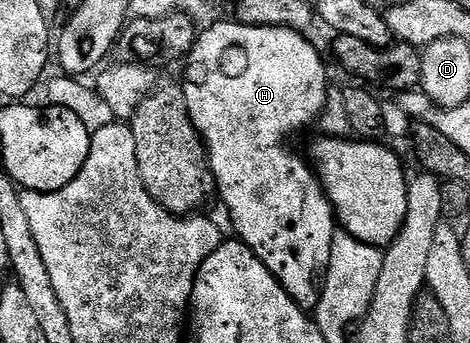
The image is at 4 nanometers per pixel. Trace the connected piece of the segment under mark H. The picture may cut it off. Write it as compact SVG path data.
M238 22L230 23L215 24L212 28L207 28L204 32L202 29L198 33L193 50L188 54L185 61L187 73L184 74L183 80L181 79L187 112L191 116L193 126L199 131L204 144L207 146L207 154L211 158L211 172L215 175L215 182L218 185L217 196L221 203L229 208L229 213L232 214L236 237L246 244L258 260L279 279L279 285L293 297L300 308L314 310L322 296L323 283L326 282L327 271L330 266L330 247L333 246L337 221L335 212L327 201L327 195L323 193L323 188L319 185L319 177L315 175L310 163L304 157L302 160L297 153L290 152L283 143L286 142L287 136L301 131L302 128L309 127L310 124L312 127L318 121L329 91L327 68L323 65L318 50L307 41L308 37L304 33L294 32L288 28L262 28L261 26L249 26Z

